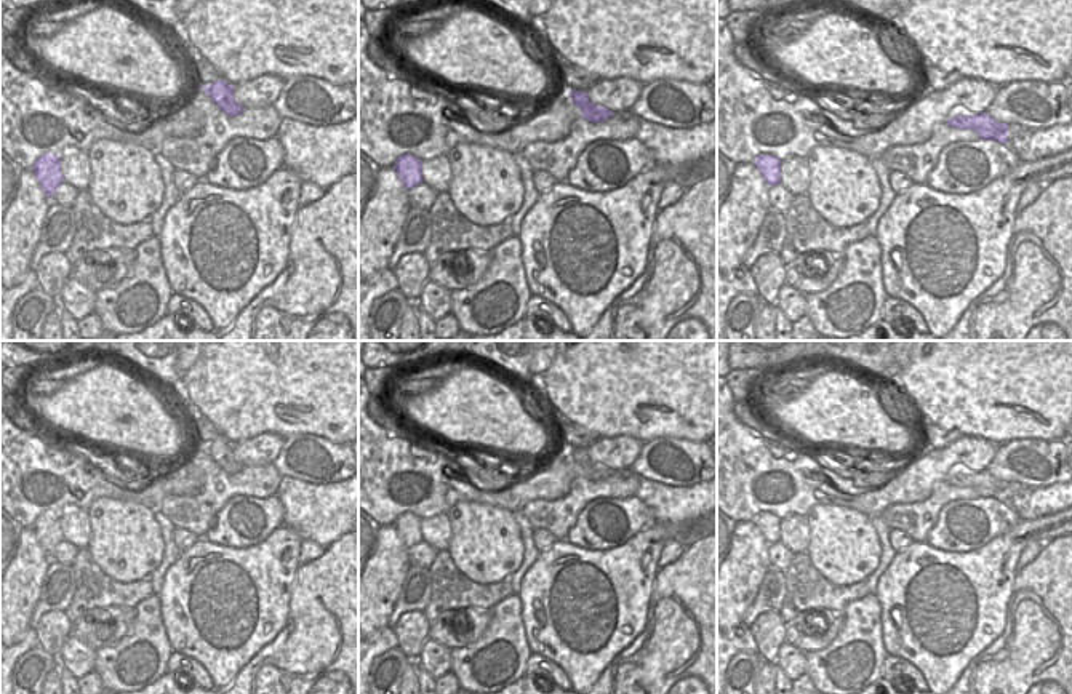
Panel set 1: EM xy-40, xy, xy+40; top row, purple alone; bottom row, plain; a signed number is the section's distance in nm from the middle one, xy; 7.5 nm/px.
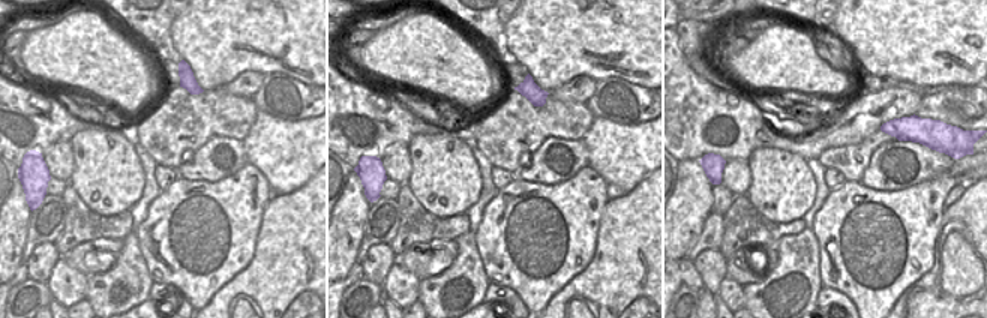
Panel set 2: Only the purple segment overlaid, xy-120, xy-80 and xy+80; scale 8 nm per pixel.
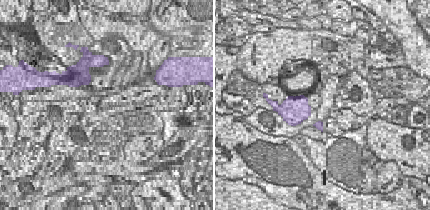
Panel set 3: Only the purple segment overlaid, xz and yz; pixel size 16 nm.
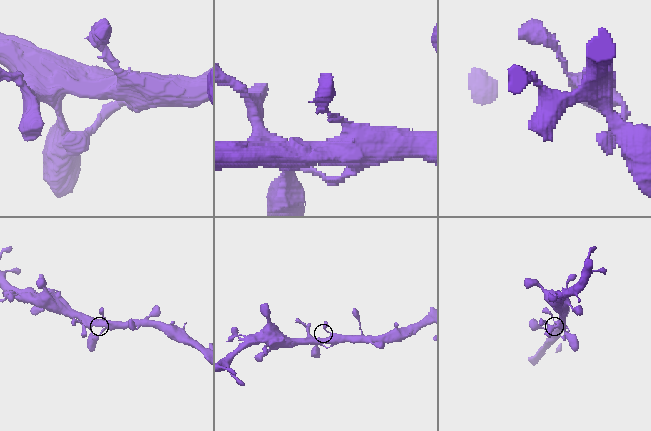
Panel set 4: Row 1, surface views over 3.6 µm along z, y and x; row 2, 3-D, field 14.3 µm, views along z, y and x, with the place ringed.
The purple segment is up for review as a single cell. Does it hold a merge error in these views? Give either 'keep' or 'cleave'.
keep

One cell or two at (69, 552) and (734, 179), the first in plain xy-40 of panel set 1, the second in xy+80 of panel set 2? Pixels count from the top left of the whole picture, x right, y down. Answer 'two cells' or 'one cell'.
two cells

